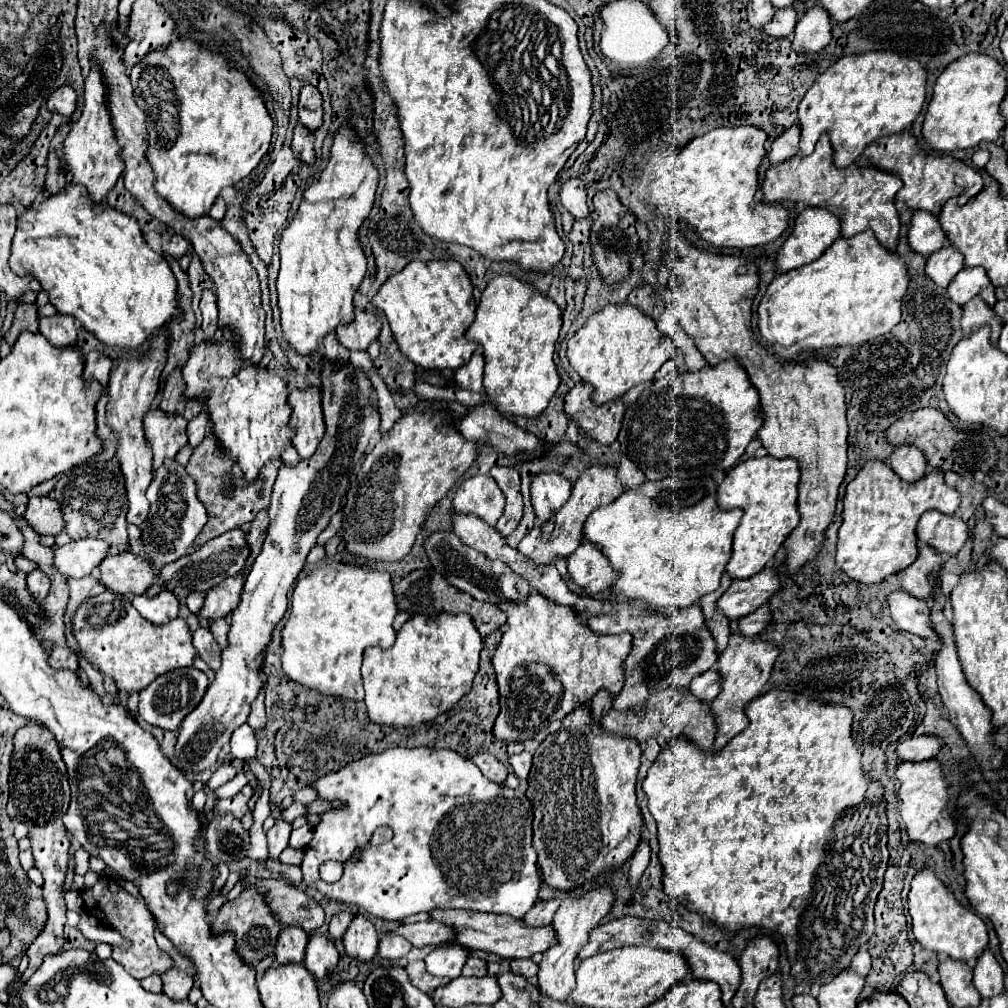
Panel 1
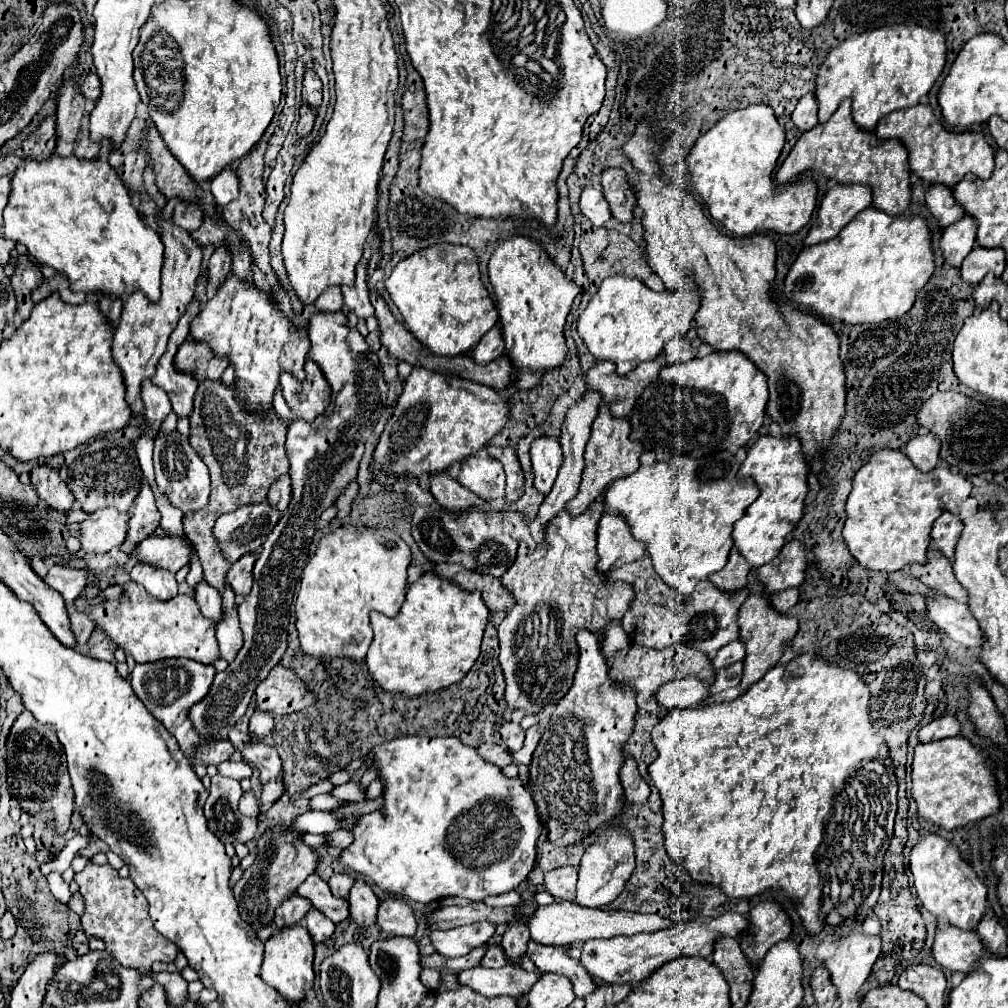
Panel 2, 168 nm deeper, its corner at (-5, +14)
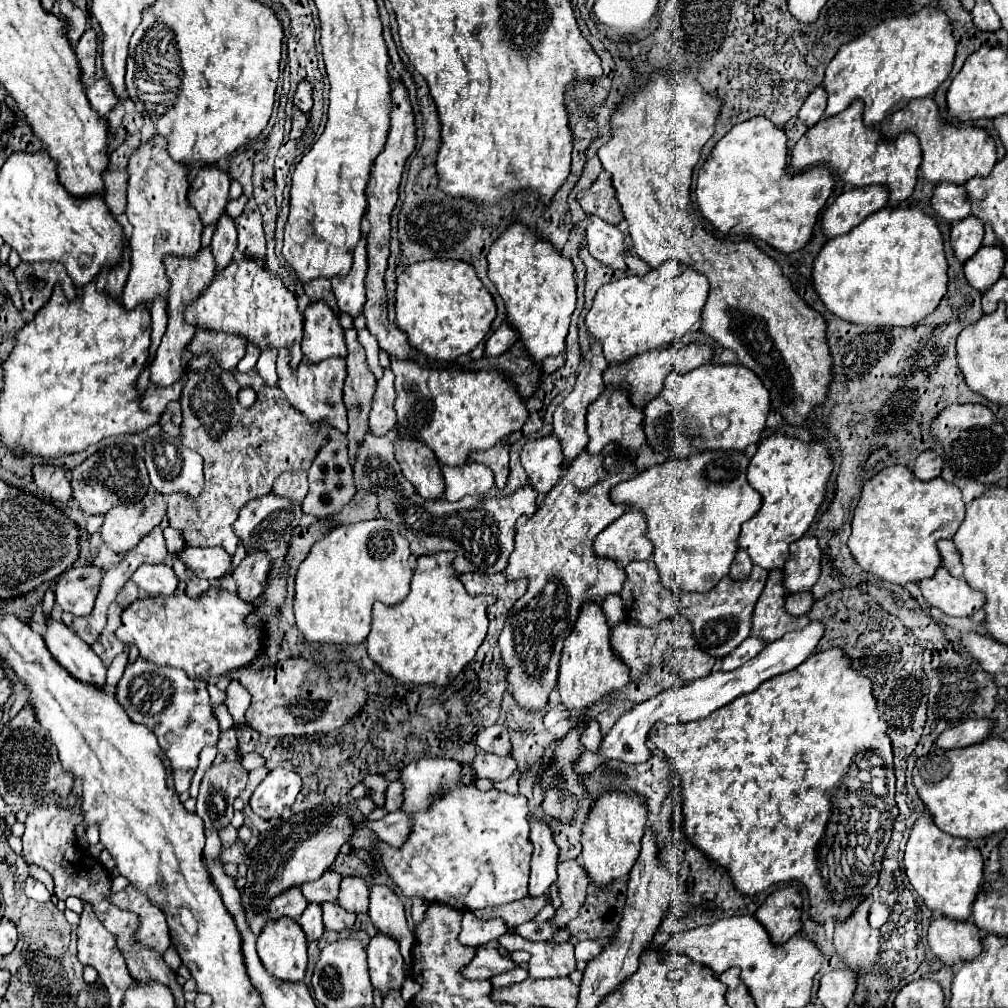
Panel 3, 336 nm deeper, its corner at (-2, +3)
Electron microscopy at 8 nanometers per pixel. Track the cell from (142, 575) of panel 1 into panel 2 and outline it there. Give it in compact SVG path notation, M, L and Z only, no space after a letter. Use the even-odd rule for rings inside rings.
M149 536L129 554L129 564L137 562L177 572L189 562L189 546L173 536Z

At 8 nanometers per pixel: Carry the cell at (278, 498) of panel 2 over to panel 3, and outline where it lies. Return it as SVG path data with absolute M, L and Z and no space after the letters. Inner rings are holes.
M284 471L276 483L274 483L274 493L286 495L290 499L304 499L308 491L308 473L306 471Z

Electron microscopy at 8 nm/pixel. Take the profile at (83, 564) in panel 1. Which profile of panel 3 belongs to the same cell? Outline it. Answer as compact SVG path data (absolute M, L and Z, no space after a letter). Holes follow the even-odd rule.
M148 491L138 503L130 507L114 507L106 513L106 521L102 525L102 539L106 545L124 553L130 547L136 547L142 537L146 537L166 515L166 499L158 491Z

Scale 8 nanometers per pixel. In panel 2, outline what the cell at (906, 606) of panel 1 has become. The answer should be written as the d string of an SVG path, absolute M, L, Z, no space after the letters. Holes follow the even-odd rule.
M933 596L927 598L925 602L929 620L939 630L943 630L951 640L971 648L979 648L983 644L983 634L977 626L977 620L973 618L965 604L945 596Z

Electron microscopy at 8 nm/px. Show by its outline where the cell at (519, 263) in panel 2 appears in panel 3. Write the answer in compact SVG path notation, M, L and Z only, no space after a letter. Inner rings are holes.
M512 223L488 251L488 277L506 303L508 323L502 323L486 341L486 357L500 357L518 341L510 325L520 333L520 339L536 361L562 353L570 315L576 307L572 261L552 247L550 241L534 235L524 223Z

